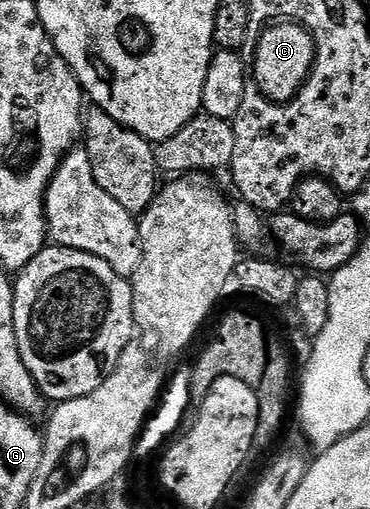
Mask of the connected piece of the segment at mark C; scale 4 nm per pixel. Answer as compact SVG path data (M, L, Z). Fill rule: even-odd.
M279 21L264 28L256 43L255 57L251 59L253 81L273 102L289 103L301 91L313 69L317 54L313 35L300 23Z

